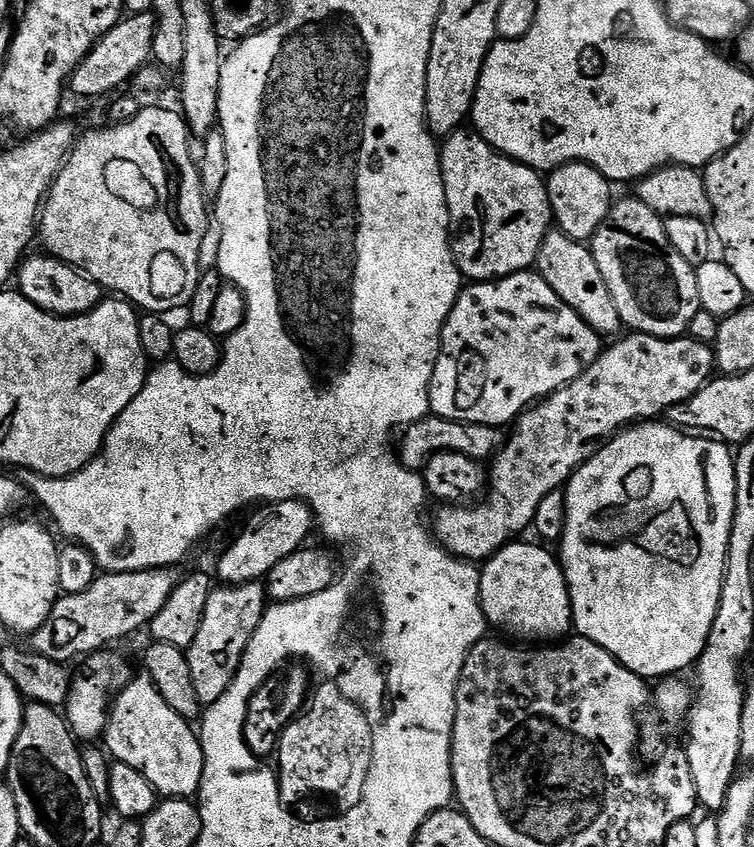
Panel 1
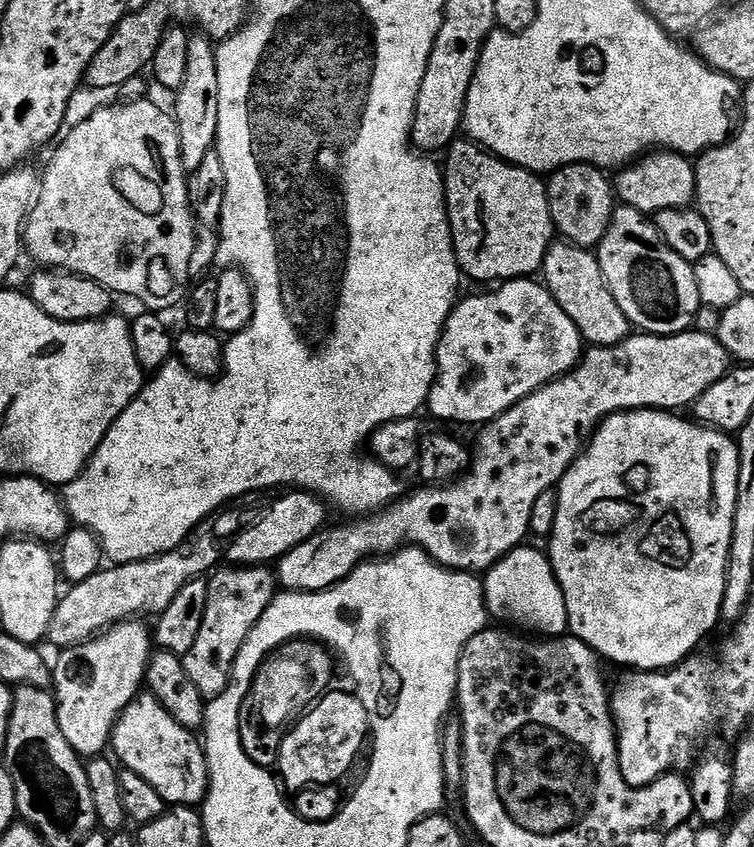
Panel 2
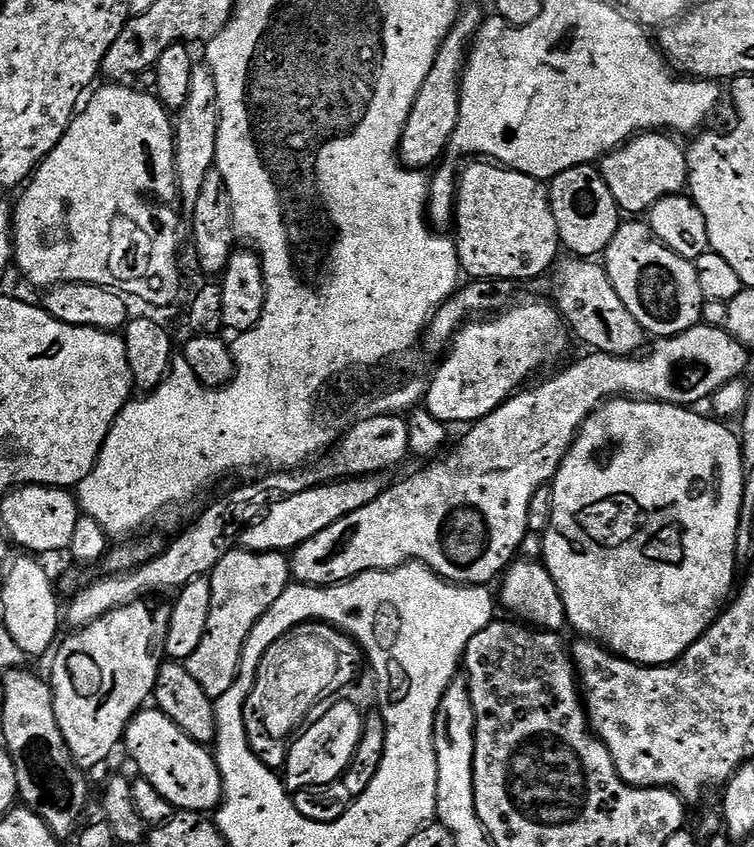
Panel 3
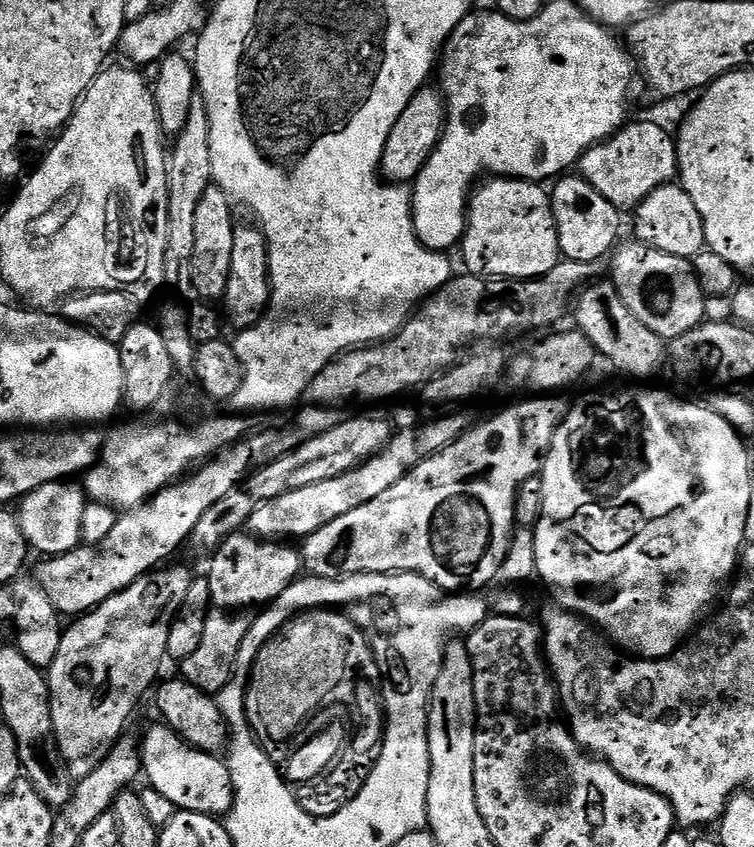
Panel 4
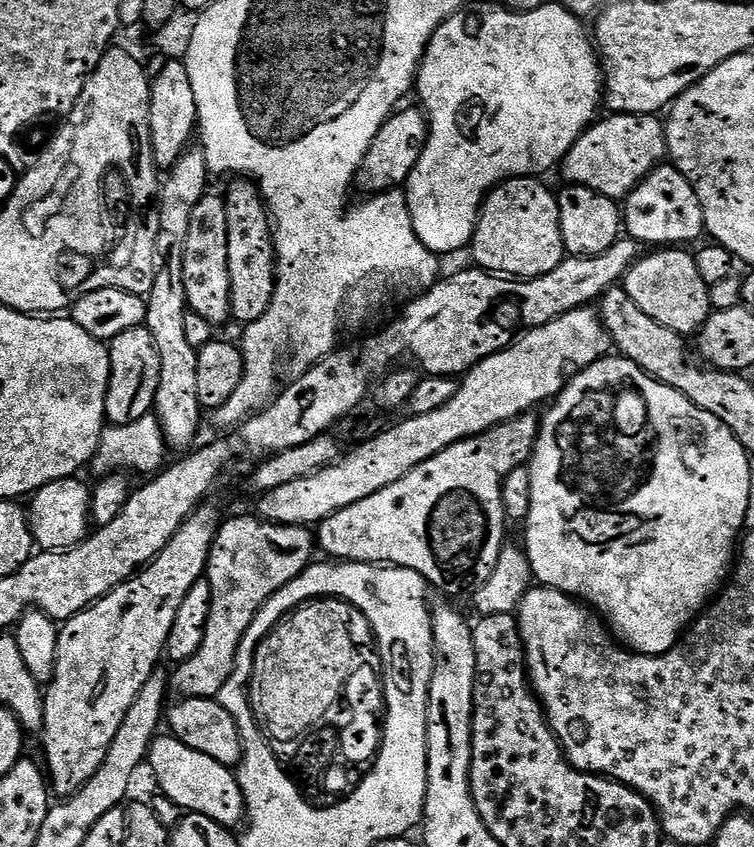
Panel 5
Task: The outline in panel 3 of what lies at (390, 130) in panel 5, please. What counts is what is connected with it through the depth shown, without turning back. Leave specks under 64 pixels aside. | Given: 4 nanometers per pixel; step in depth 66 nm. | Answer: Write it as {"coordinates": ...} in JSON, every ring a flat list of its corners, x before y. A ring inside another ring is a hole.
{"coordinates":[[472,4,468,8,467,5,461,7,460,16,446,34,436,55,434,66,430,66,430,74,426,74,426,82,422,82,422,90,418,90,414,98,410,118,406,118,406,126,400,135,398,155,404,167,417,170,431,169,443,161,440,159,443,158,444,151,446,153,449,151,460,113,460,77,464,64,468,61,472,37,480,29,481,23,482,15,480,16,479,6]]}

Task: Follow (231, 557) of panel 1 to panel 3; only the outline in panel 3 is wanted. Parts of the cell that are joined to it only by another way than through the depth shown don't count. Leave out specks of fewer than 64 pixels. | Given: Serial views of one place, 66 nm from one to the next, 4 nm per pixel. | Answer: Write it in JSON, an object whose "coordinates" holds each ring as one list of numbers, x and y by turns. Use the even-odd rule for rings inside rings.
{"coordinates":[[379,475,359,478,341,478,330,484,320,484,316,488,306,490,302,494,287,496,277,504,271,504,268,511,252,521,239,533,238,544,249,552,282,552,291,553,299,544,304,544,314,534,322,534,326,526,334,526,346,514,354,514,354,510,362,510,382,491]]}

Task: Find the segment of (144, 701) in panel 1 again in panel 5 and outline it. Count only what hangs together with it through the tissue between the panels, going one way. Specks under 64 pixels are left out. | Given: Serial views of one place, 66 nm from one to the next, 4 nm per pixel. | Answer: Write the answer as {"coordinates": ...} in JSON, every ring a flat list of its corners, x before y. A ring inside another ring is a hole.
{"coordinates":[[160,734,152,741,147,763,150,768,152,764,152,772,160,783,159,791,170,797,185,813,197,812,206,818,214,818,214,822,223,828,235,829,236,824,245,823,244,791,240,789,237,773,222,766,222,762,214,762,214,758,206,758,206,754,190,750,190,746,171,734]]}

